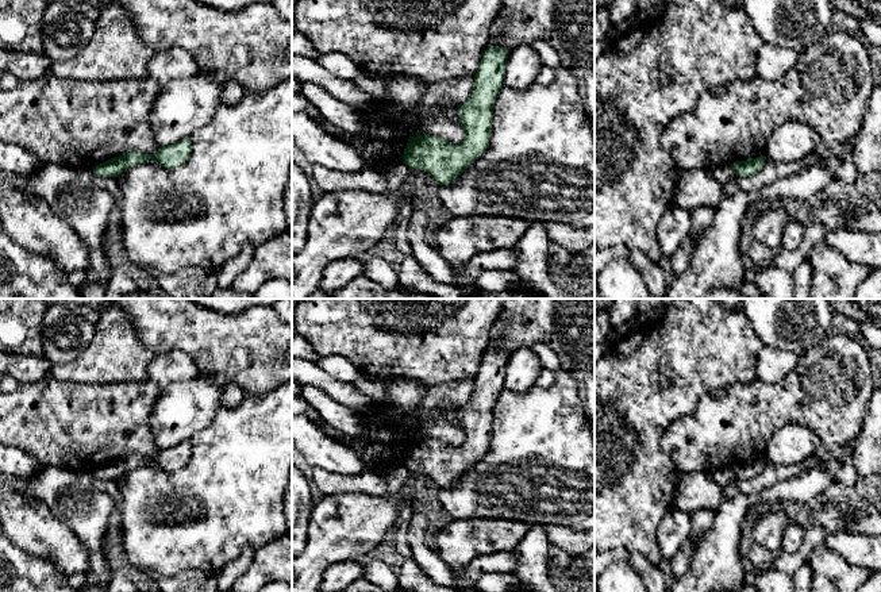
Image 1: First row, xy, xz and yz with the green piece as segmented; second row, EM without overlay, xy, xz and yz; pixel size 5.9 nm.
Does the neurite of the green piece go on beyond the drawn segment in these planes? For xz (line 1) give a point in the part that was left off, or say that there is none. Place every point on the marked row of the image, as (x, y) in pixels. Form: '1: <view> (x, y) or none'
1: none

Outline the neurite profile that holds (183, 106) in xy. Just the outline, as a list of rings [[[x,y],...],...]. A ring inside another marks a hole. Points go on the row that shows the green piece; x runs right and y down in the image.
[[[199,76],[163,85],[149,116],[155,142],[161,147],[189,138],[209,123],[222,103],[216,80]]]

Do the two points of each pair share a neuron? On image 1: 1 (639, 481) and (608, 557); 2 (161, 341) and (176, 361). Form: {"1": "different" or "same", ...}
{"1": "different", "2": "different"}

